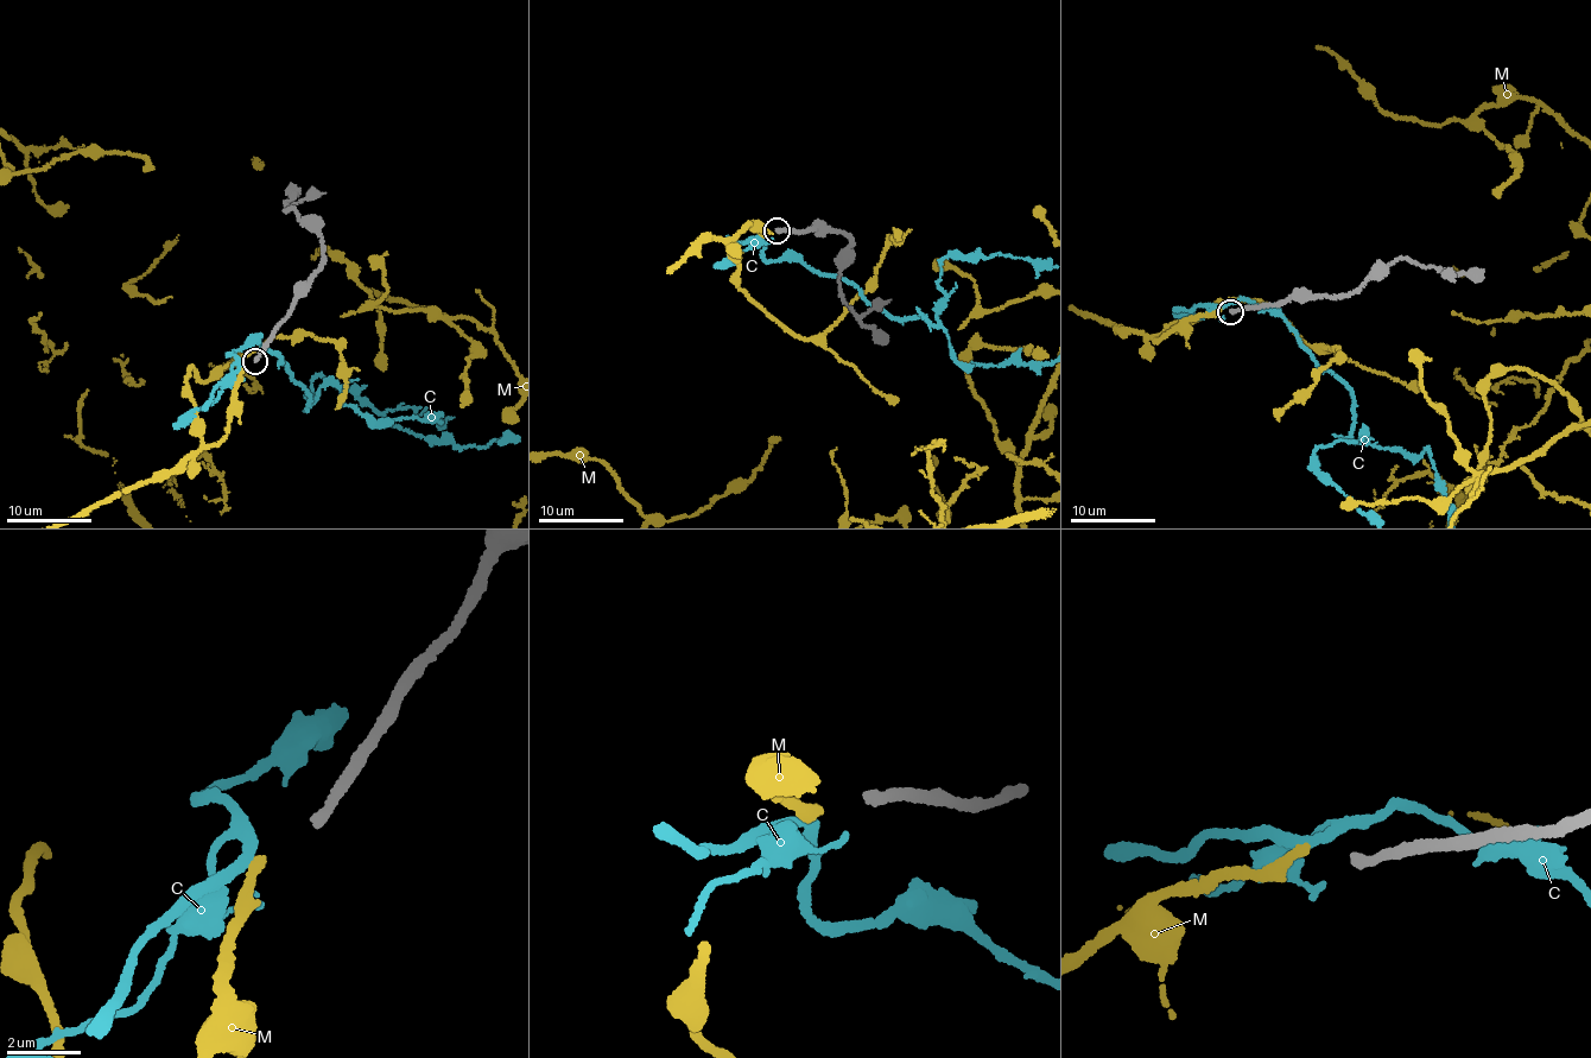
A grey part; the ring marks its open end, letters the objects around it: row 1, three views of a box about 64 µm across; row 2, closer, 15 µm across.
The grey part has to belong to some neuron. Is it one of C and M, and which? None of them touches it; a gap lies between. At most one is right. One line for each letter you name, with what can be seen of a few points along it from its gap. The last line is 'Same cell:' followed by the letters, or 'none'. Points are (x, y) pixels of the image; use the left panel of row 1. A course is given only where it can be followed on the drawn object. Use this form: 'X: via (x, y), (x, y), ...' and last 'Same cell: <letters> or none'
Same cell: M

